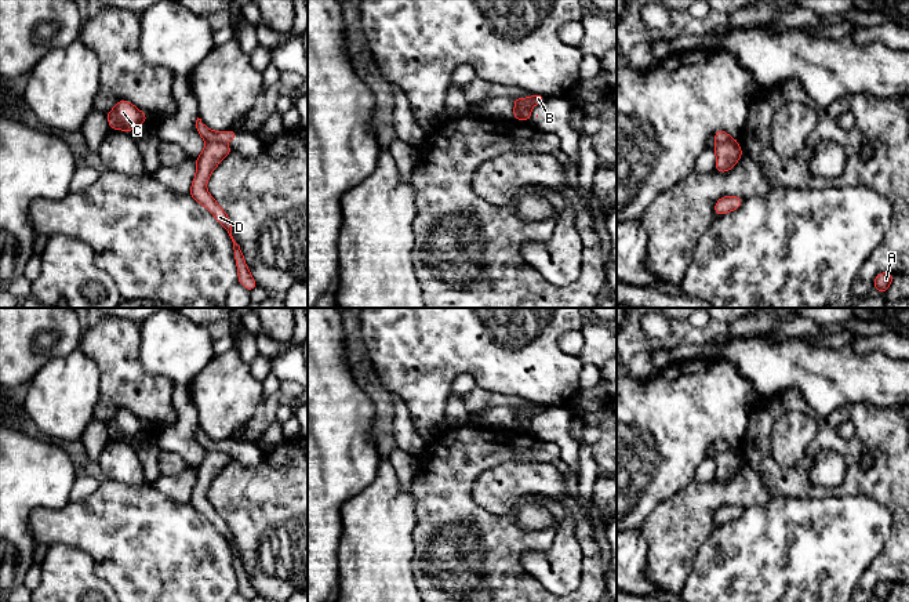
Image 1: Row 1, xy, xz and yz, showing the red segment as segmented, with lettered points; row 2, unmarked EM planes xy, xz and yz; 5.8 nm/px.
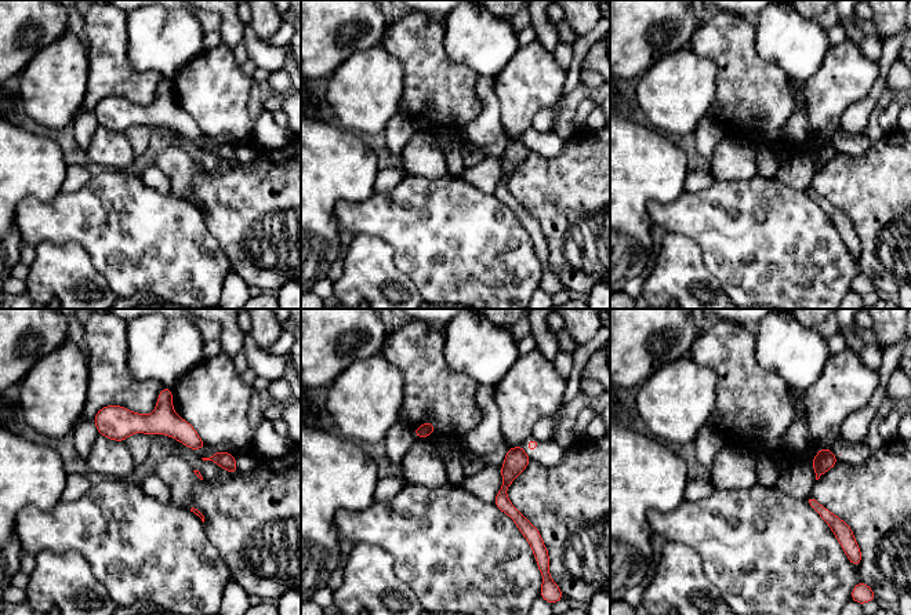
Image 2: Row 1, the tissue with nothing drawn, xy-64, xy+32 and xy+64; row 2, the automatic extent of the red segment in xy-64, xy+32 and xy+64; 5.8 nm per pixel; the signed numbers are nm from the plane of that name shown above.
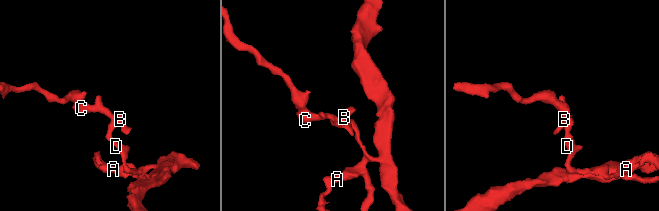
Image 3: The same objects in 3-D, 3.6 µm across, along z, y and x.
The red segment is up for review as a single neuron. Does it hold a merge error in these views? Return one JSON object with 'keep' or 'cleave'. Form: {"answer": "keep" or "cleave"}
{"answer": "cleave"}

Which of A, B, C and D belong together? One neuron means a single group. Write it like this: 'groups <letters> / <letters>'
groups A B D / C

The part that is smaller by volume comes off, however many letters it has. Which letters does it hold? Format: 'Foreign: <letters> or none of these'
Foreign: C

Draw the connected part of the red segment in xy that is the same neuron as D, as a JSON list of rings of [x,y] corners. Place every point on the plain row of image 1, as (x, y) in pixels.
[[[221,450],[206,452],[204,460],[196,467],[196,485],[193,487],[189,504],[197,512],[203,514],[215,526],[215,529],[222,534],[222,537],[228,540],[228,543],[229,543],[229,545],[230,545],[230,548],[233,551],[234,570],[236,570],[237,581],[239,581],[237,591],[241,592],[248,601],[252,601],[255,596],[258,596],[258,592],[251,585],[251,583],[248,580],[248,576],[247,576],[247,573],[244,570],[243,561],[241,561],[240,555],[234,551],[234,548],[232,545],[232,532],[230,532],[230,527],[222,519],[222,516],[215,511],[215,508],[208,503],[207,496],[206,496],[207,490],[208,490],[210,485],[211,485],[211,482],[217,478],[217,475],[230,461],[233,461],[233,458],[230,456],[228,456],[226,453],[221,452]]]

